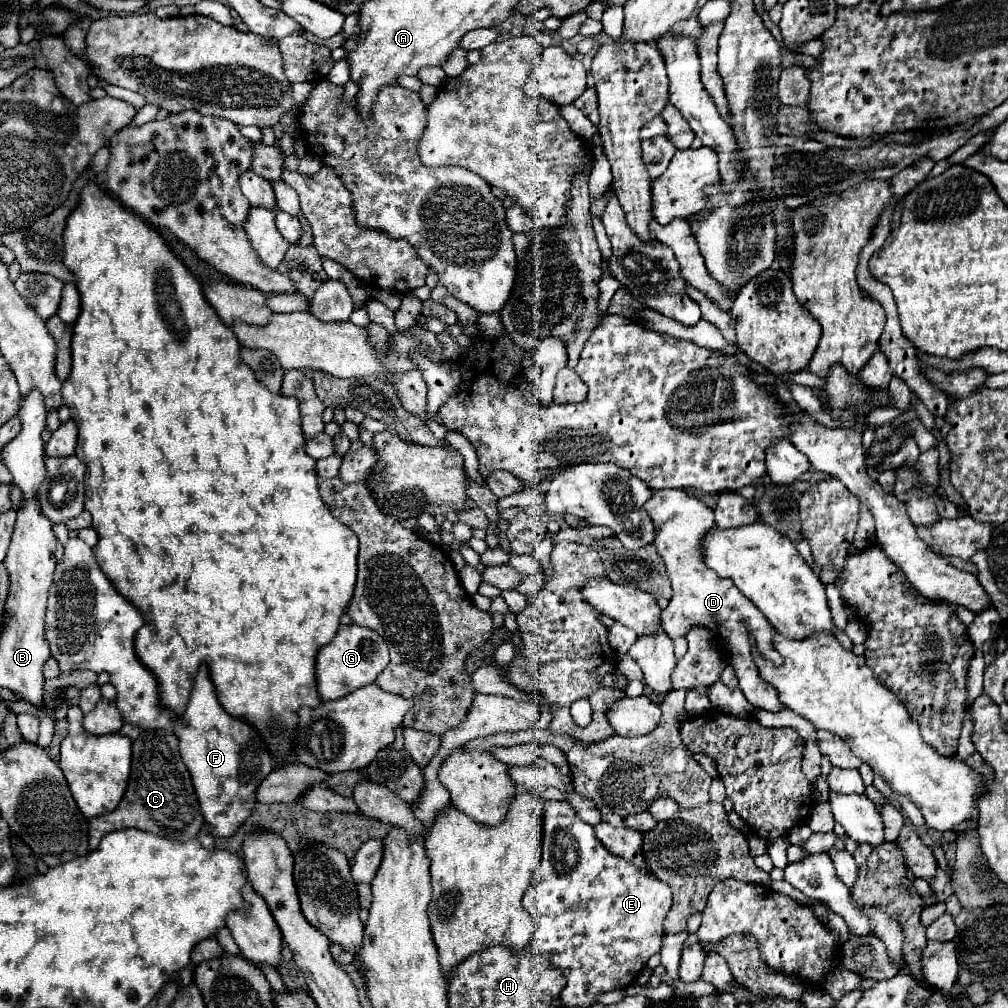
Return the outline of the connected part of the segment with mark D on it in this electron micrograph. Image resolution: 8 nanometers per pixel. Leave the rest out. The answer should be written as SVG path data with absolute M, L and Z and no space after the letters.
M661 489L653 491L651 499L645 503L645 511L651 515L655 523L655 541L657 553L663 557L671 585L673 585L673 599L669 605L661 611L661 625L667 631L671 639L685 637L691 625L703 625L707 627L721 647L727 653L729 665L735 669L739 679L739 689L747 697L747 701L765 711L781 711L785 705L779 701L779 693L775 687L767 685L757 671L757 665L753 663L753 657L749 653L749 633L747 627L751 627L751 637L757 641L757 649L763 657L771 659L773 663L781 665L781 655L773 649L773 635L775 629L769 625L765 615L757 611L757 607L735 587L731 579L723 581L717 573L713 573L701 557L701 539L703 533L713 525L713 511L707 509L699 499L690 496L683 489Z

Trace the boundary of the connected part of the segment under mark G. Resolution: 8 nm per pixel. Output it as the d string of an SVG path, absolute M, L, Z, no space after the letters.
M341 625L335 633L333 641L325 647L321 647L317 655L317 687L323 701L335 701L349 693L353 693L359 687L375 683L377 675L387 667L389 663L389 649L375 631L359 625Z

